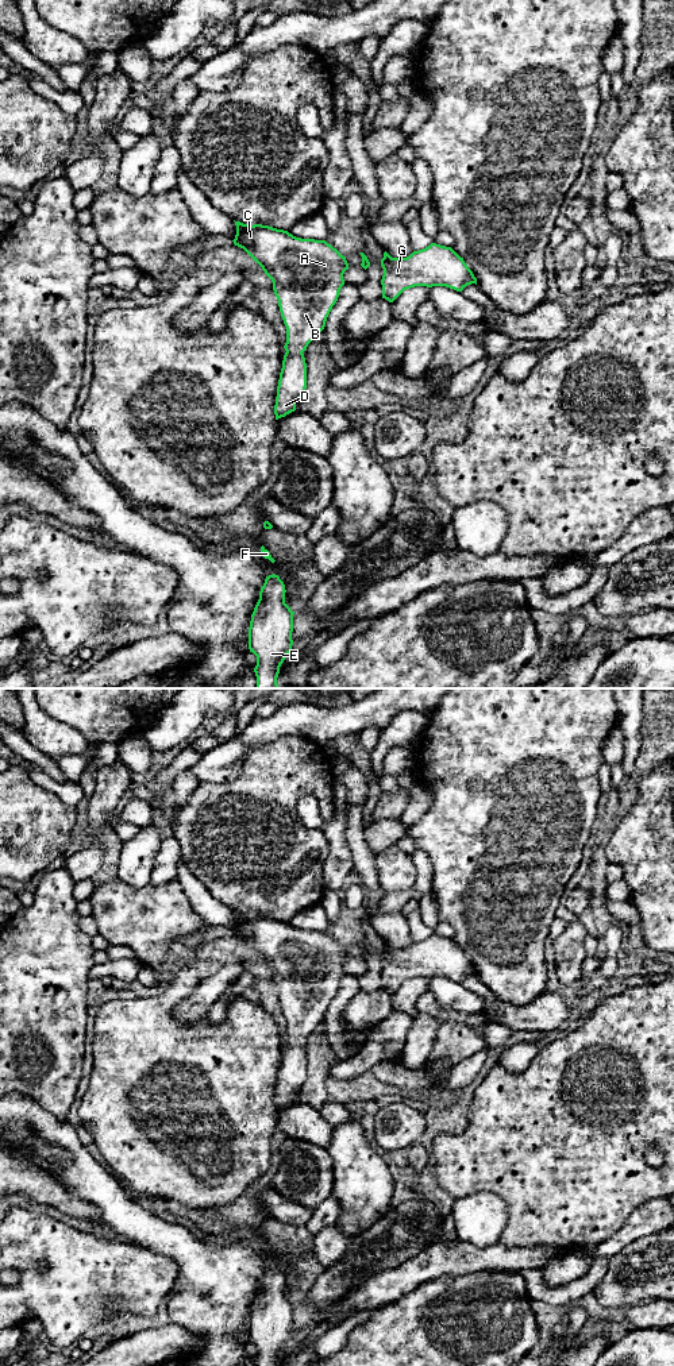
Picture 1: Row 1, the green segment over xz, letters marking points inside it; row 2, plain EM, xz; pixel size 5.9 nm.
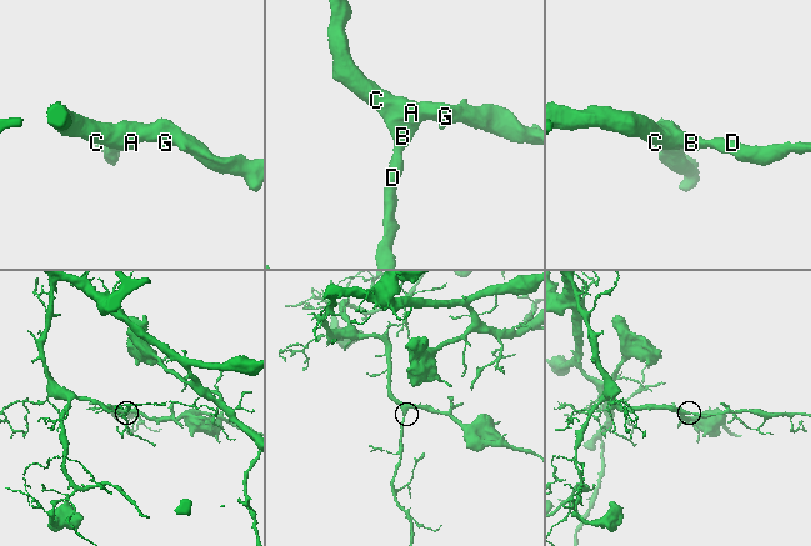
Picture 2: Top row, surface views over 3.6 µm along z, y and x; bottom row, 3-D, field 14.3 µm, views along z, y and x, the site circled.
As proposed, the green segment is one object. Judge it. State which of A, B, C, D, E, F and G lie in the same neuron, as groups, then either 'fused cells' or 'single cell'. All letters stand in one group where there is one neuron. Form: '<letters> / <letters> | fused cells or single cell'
A B C D E F G | single cell

